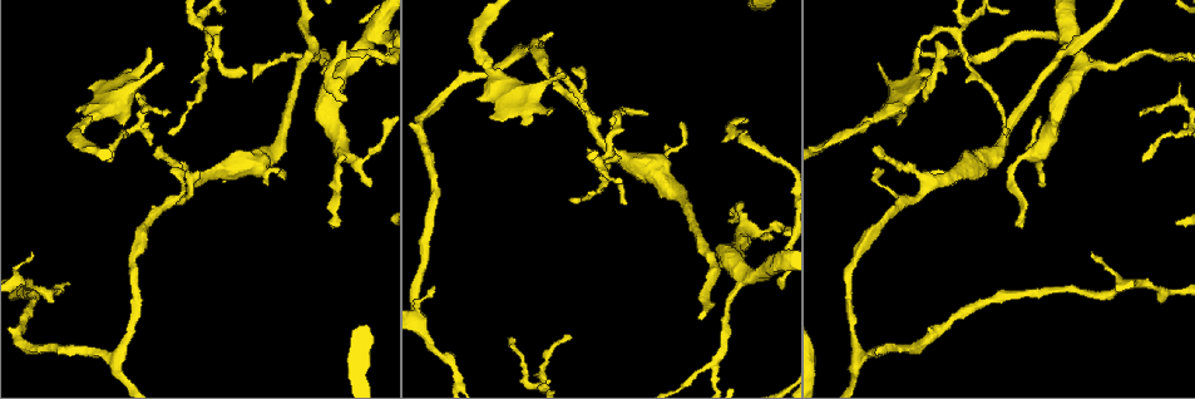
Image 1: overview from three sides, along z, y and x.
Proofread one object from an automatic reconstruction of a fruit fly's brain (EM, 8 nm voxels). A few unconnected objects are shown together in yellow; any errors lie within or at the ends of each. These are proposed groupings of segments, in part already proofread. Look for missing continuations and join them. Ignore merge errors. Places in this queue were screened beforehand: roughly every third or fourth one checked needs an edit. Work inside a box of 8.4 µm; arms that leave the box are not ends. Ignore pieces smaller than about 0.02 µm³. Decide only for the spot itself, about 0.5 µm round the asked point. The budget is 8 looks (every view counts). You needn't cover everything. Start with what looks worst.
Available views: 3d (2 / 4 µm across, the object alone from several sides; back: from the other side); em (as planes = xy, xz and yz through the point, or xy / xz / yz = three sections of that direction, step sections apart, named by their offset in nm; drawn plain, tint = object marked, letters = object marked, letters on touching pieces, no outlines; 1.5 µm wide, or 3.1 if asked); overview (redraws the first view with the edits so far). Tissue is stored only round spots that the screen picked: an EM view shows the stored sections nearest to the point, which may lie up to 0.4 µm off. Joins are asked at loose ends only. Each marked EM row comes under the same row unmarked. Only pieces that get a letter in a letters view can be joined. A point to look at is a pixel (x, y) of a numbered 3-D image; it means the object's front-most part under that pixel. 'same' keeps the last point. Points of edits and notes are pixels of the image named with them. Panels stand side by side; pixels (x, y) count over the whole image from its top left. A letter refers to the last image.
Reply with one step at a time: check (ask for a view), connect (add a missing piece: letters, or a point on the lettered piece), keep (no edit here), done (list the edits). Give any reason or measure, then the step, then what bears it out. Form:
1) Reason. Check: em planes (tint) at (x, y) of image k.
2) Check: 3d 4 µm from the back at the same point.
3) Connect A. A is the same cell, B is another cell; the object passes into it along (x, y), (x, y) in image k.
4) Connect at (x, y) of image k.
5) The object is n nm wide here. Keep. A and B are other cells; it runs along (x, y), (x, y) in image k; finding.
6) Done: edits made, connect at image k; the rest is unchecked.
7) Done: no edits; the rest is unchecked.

An open end. Check: em planes (letters) at (917, 46) of image 1.

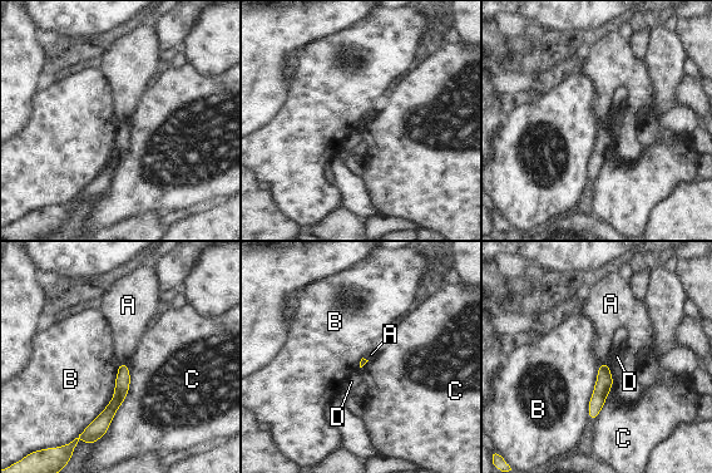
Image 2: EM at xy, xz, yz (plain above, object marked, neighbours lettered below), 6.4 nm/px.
Keep. A, B, C and D are other cells; none of them fits.

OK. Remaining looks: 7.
Tapers out. Check: em planes (letters) at (33, 254) of image 1.

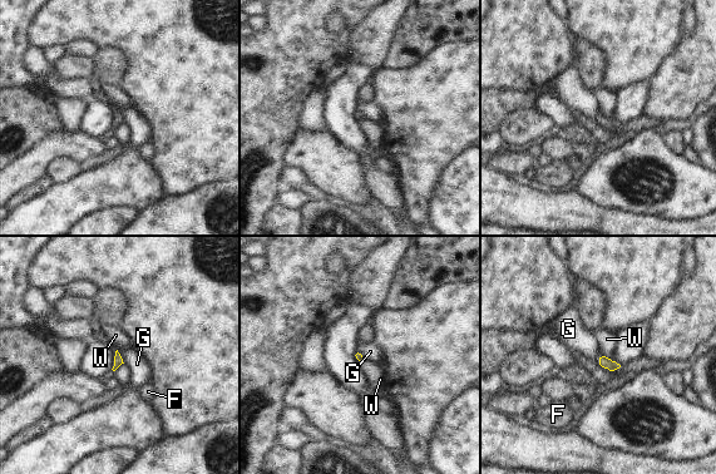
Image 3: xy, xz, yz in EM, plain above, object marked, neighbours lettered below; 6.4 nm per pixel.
The longest contact is with G, 110 nm. Keep. F, G and W are other cells; a border runs along (601, 352), (605, 355) in image 3; no lettered piece goes on from it.

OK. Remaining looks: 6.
Thin end. Check: 3d 2 µm at (1142, 112) of image 1.

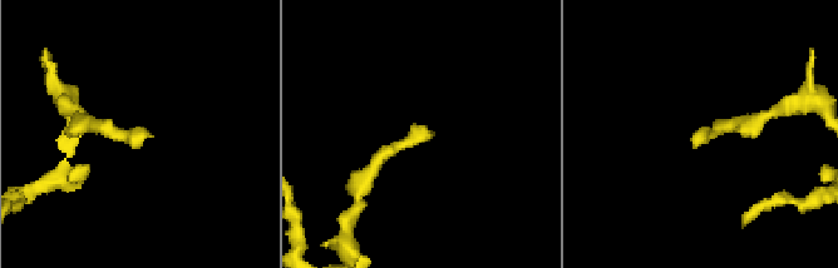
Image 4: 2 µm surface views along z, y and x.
Check: em planes (letters) at (151, 134) of image 4.

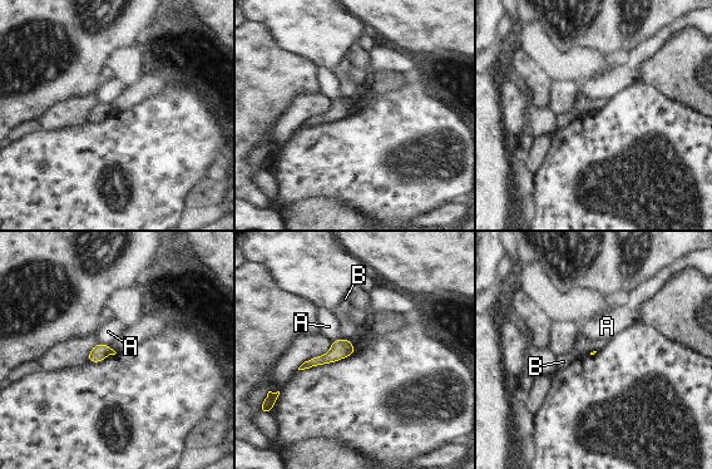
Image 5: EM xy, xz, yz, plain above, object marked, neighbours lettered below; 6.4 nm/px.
Keep. A and B are other cells; a border runs along (98, 342), (108, 345) in image 5; none of them fits.

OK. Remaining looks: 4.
Done: no edits; the rest is unchecked.

